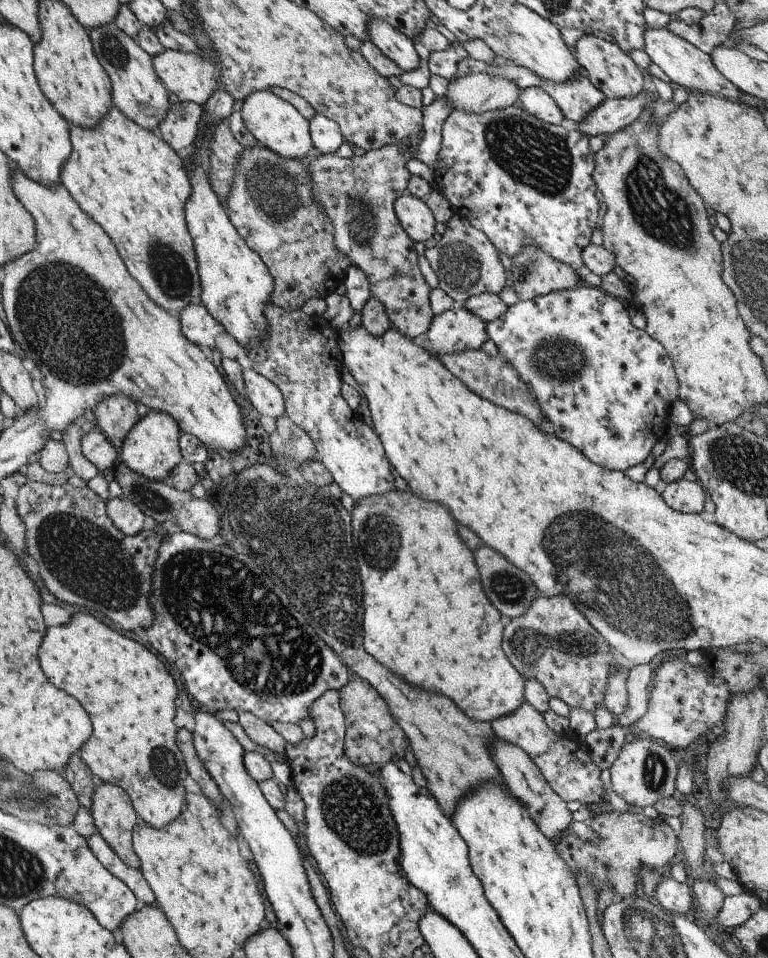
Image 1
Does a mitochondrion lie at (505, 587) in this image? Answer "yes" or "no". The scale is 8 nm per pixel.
yes

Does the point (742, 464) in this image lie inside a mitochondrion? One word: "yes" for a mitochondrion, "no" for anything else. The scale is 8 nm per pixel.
yes

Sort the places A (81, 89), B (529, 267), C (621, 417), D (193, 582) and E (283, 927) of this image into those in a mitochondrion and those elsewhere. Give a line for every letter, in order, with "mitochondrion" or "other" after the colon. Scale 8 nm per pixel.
A: other
B: mitochondrion
C: other
D: mitochondrion
E: other

